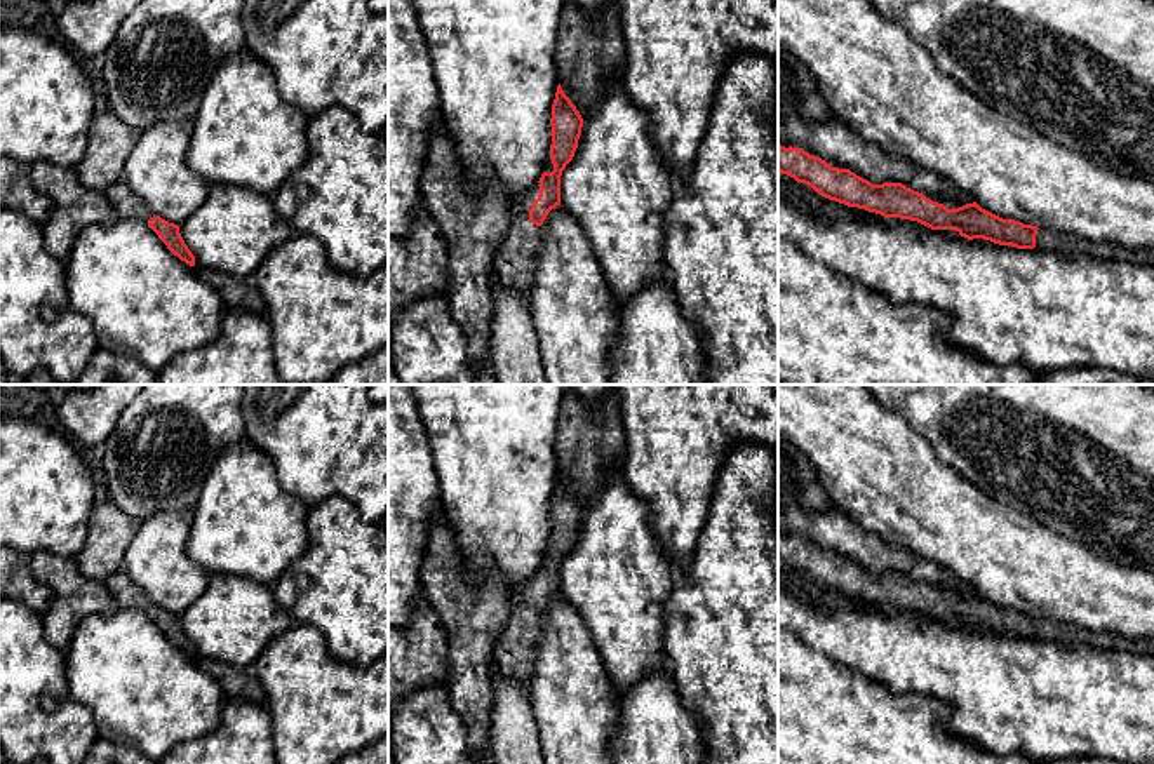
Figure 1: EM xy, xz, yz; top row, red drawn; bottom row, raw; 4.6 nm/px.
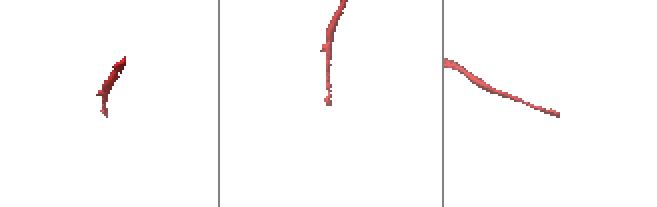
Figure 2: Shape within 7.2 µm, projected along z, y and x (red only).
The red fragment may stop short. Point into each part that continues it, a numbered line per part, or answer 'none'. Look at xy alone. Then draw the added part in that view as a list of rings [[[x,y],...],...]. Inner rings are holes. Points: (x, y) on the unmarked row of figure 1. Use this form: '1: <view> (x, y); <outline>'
1: xy (120, 585); [[[124,569],[106,578],[104,585],[120,607],[141,609],[144,613],[153,607],[153,602],[136,586]]]

